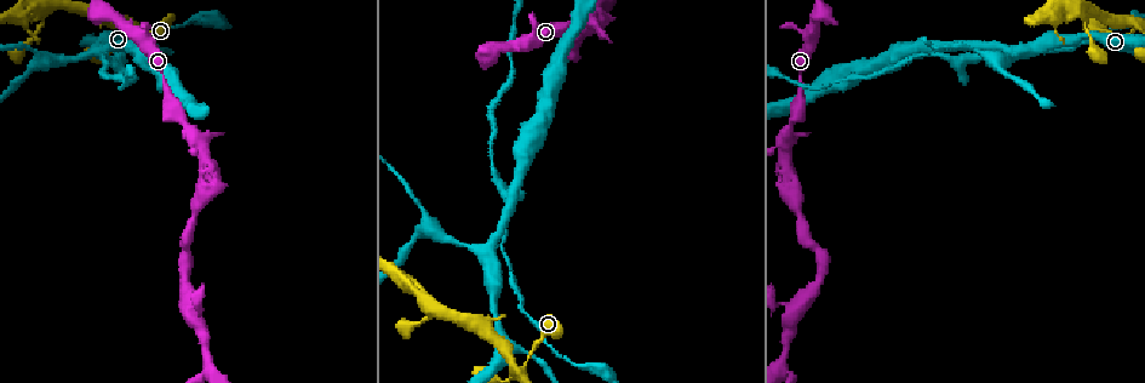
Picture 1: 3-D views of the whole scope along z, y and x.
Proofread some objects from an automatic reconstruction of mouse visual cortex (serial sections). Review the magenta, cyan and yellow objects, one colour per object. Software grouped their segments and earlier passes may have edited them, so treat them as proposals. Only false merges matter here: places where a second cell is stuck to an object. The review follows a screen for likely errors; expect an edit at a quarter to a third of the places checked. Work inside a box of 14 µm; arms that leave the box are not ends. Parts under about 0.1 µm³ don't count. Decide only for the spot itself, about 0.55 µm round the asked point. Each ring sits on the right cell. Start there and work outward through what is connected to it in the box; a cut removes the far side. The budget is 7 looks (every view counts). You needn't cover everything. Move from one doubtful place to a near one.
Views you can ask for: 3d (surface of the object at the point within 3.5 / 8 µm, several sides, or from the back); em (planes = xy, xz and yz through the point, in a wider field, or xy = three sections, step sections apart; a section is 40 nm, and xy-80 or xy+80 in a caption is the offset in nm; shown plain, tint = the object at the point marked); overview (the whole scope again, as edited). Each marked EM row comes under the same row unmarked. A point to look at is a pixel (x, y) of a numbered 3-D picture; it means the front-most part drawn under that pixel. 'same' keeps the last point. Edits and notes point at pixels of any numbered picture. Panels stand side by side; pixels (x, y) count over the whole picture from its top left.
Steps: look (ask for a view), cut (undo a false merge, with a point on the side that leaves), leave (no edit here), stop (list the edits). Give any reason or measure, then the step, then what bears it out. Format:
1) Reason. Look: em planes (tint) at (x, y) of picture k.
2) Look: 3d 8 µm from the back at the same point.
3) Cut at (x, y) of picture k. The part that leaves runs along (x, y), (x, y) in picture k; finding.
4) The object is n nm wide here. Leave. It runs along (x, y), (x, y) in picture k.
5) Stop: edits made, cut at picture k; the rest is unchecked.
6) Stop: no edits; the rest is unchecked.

Small branch off a trunk. Look: 3d 3.5 µm at (512, 368) of picture 1.

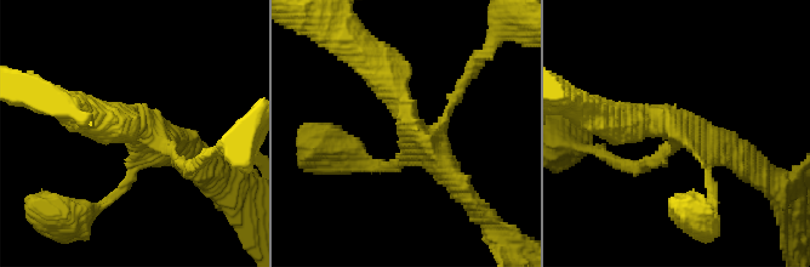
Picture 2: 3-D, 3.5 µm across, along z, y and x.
4 arms meet here; the arms are 100, 150, 300, 500 nm wide. Look: em xy step 1 (tint) at (671, 126) of picture 2.

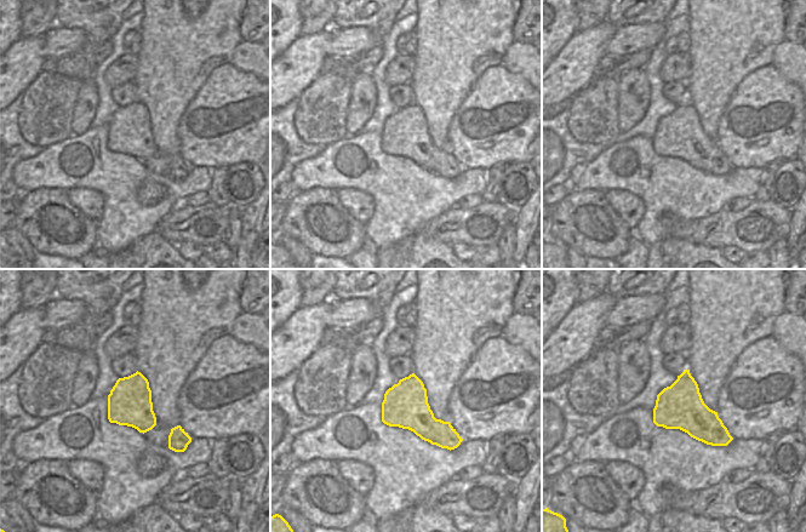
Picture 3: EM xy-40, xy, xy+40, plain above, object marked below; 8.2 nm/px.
Look: em xy step 3 (tint) at the same point.

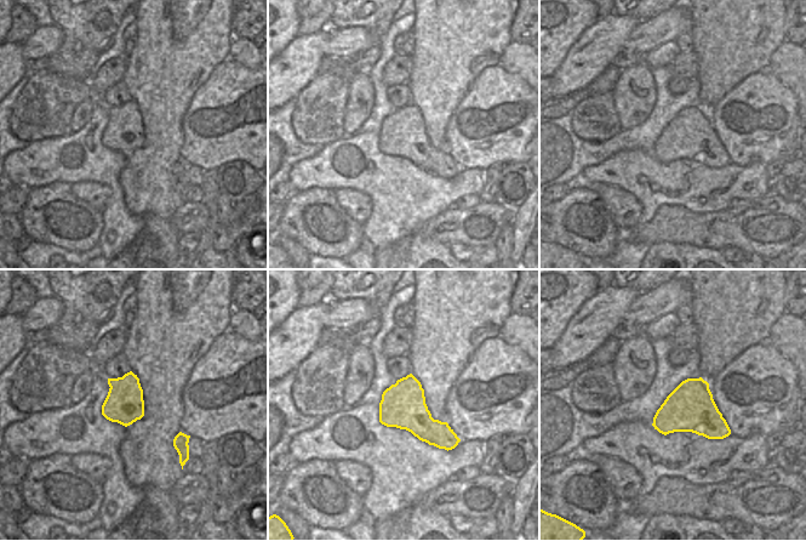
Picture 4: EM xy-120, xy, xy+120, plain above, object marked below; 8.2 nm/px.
Leave. It runs along (186, 168), (152, 131), (100, 119) in picture 2; all the same cell.

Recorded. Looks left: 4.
Thick turns thin. Look: 3d 3.5 µm at (489, 247) of picture 1.

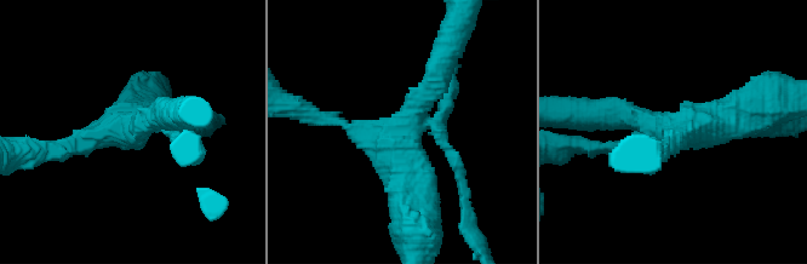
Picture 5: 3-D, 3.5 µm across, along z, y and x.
Shape alone is not enough. Look: em xy step 2 (tint) at (402, 128) of picture 5.

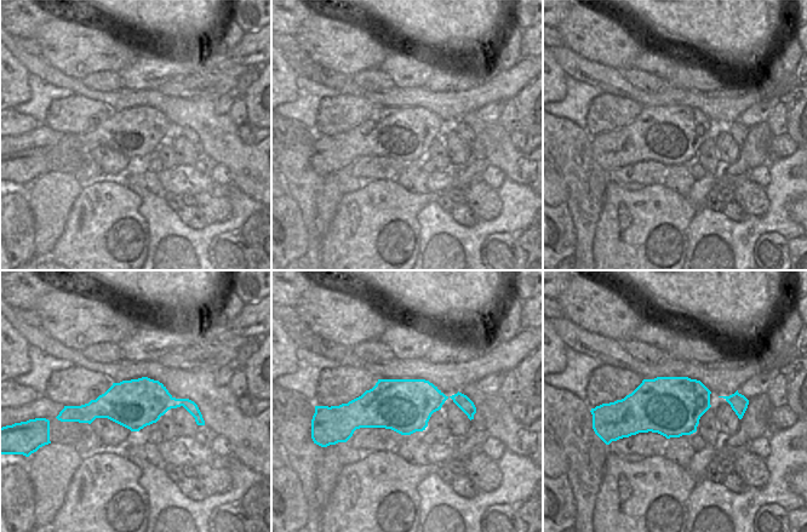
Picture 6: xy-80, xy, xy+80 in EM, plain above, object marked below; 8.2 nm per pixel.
The arms are 150, 150, 300, 500 nm wide. Cut at (457, 160) of picture 5. A second cell is stuck on.

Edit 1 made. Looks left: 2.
Thick turns thin. Look: 3d 3.5 µm at (788, 170) of picture 1.

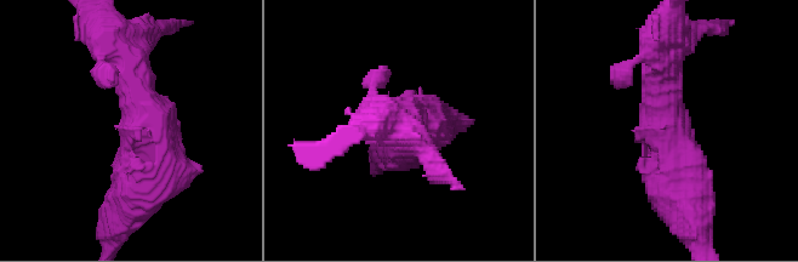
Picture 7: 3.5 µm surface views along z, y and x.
Shape alone is not enough. Look: em xy step 3 (tint) at (128, 123) of picture 7.

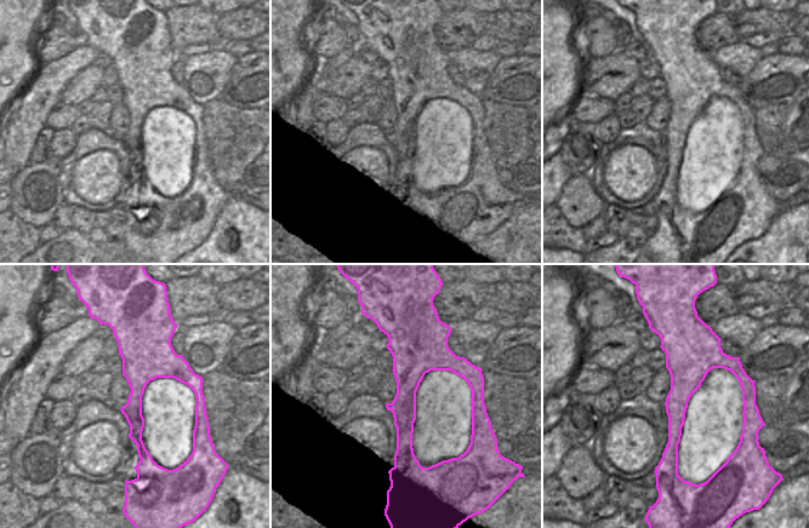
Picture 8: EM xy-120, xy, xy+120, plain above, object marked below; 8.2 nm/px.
Leave. All the same cell.

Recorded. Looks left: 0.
Stop: edits made, cut at picture 5; the rest is unchecked.

